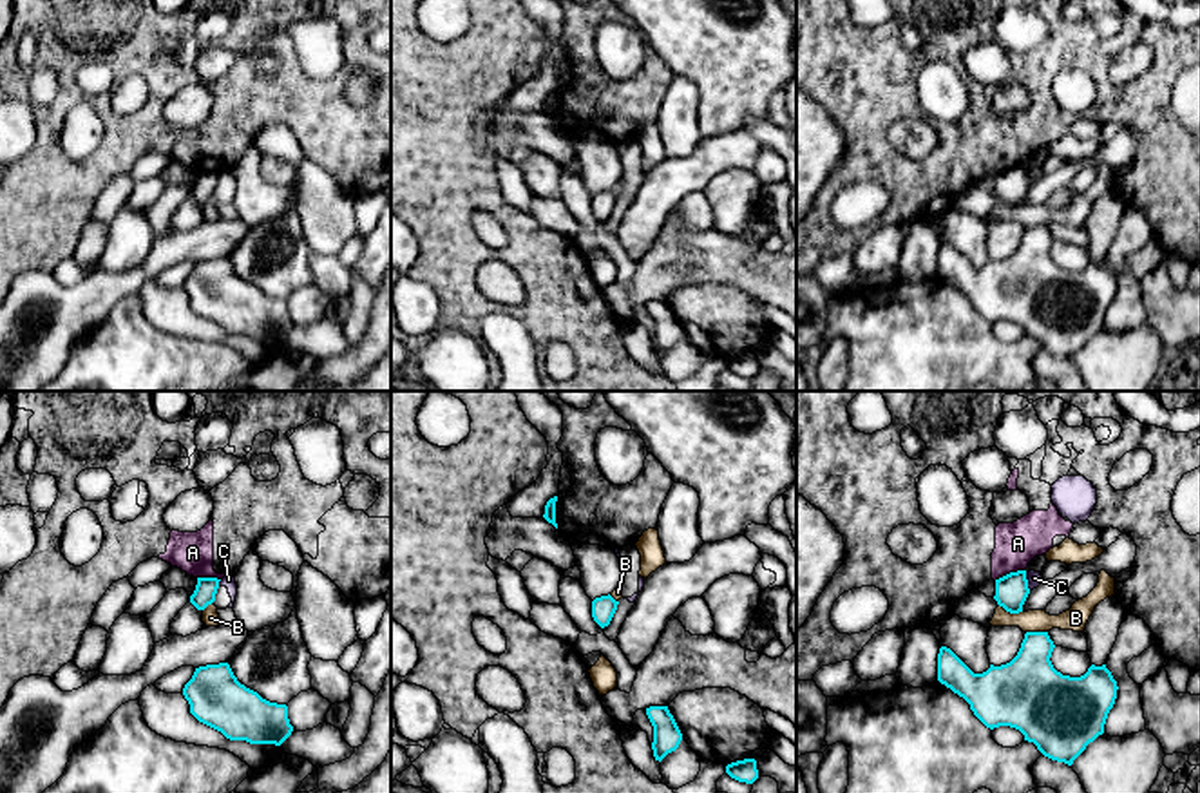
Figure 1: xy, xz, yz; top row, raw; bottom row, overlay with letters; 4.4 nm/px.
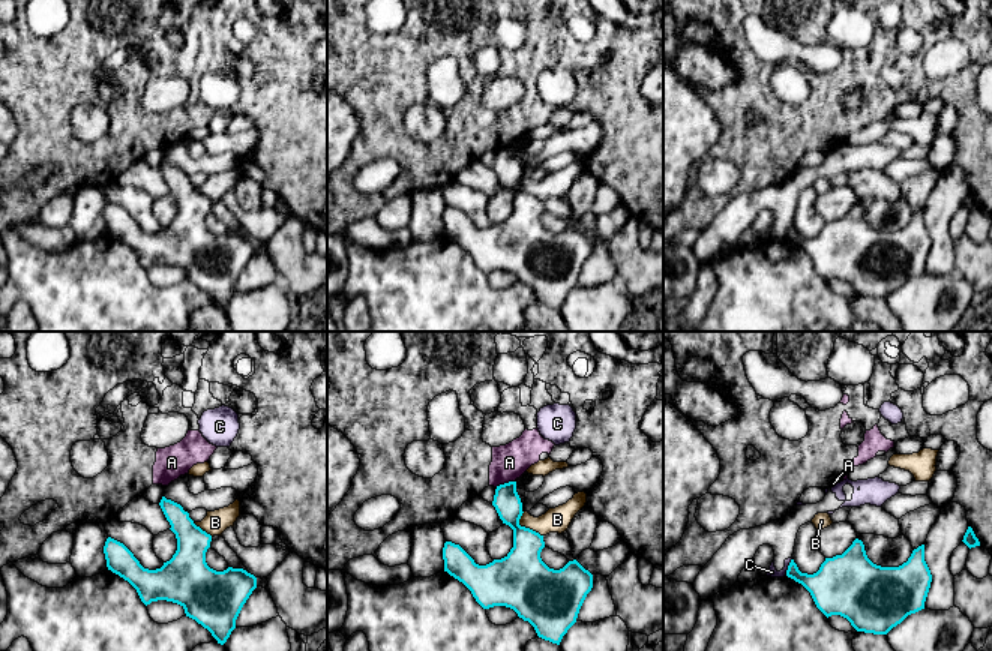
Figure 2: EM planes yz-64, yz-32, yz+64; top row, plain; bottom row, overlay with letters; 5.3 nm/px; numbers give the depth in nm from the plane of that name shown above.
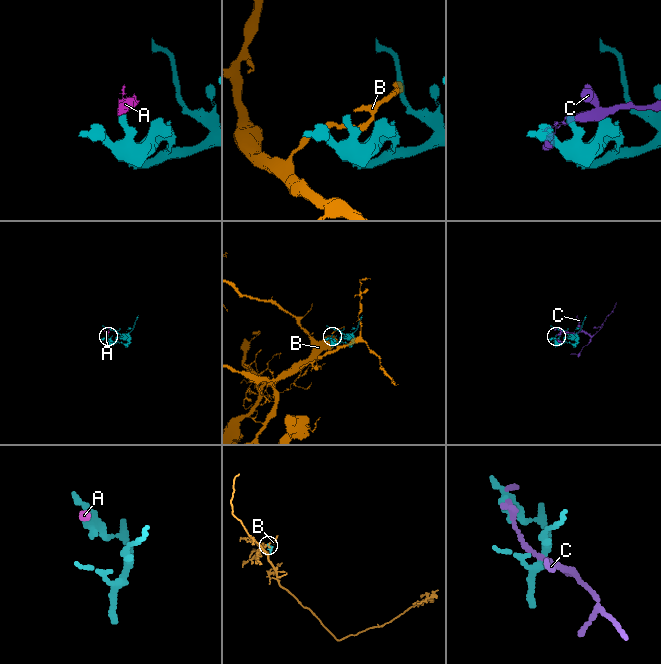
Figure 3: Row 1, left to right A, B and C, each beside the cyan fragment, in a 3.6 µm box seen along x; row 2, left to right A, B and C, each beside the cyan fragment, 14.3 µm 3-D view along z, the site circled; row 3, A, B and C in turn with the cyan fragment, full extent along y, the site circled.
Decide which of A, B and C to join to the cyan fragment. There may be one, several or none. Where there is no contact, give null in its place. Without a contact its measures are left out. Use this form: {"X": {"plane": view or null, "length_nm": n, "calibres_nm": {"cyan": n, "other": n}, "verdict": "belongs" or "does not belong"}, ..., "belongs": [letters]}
{"A": {"plane": "yz", "length_nm": 150, "calibres_nm": {"cyan": 140, "other": 190}, "verdict": "does not belong"}, "B": {"plane": "yz", "length_nm": 120, "calibres_nm": {"cyan": 140, "other": 100}, "verdict": "does not belong"}, "C": {"plane": "yz", "length_nm": 80, "calibres_nm": {"cyan": 140, "other": 70}, "verdict": "does not belong"}, "belongs": []}

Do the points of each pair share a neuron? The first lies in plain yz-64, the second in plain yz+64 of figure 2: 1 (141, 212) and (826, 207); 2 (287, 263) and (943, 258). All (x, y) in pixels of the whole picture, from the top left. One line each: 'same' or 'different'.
1: different
2: different

